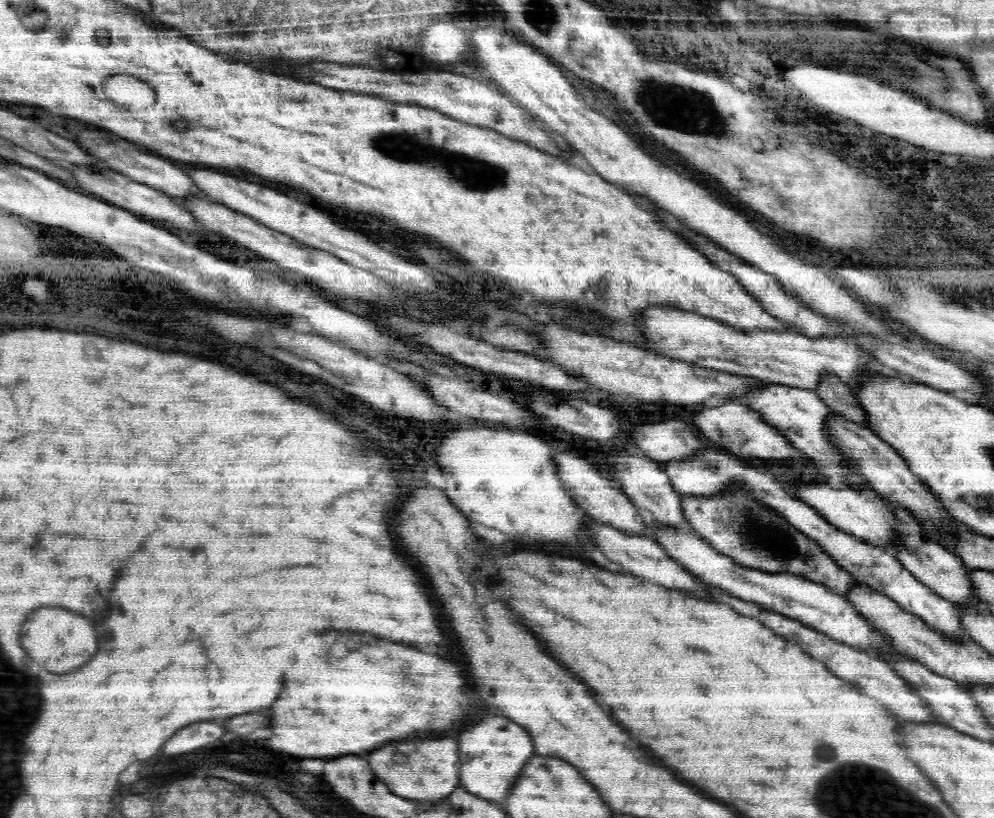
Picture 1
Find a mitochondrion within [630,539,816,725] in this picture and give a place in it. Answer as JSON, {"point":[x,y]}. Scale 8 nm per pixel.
{"point":[786,559]}

